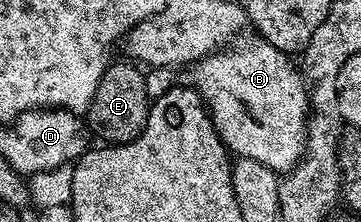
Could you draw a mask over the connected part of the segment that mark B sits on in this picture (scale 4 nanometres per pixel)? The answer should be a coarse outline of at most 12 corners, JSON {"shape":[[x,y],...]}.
{"shape":[[263,38],[199,59],[193,86],[235,156],[285,173],[310,97]]}

